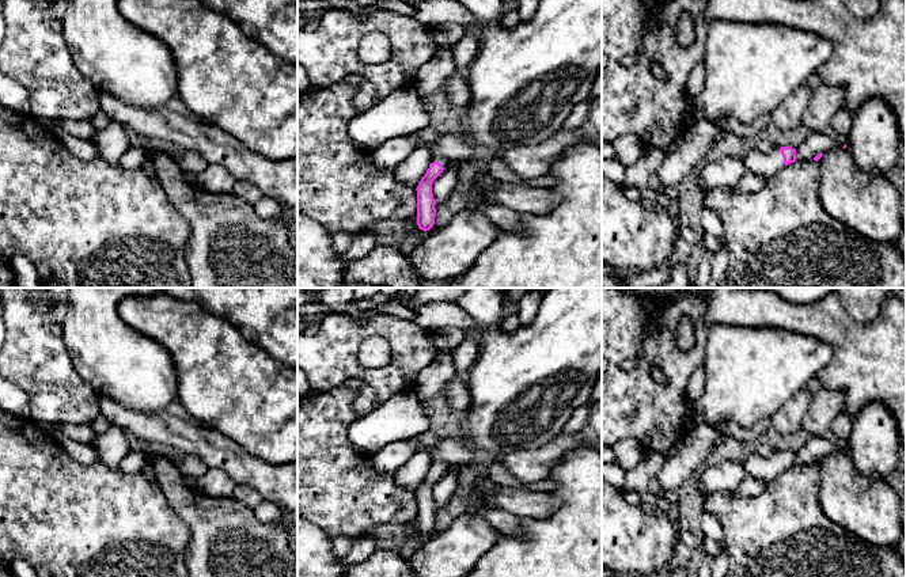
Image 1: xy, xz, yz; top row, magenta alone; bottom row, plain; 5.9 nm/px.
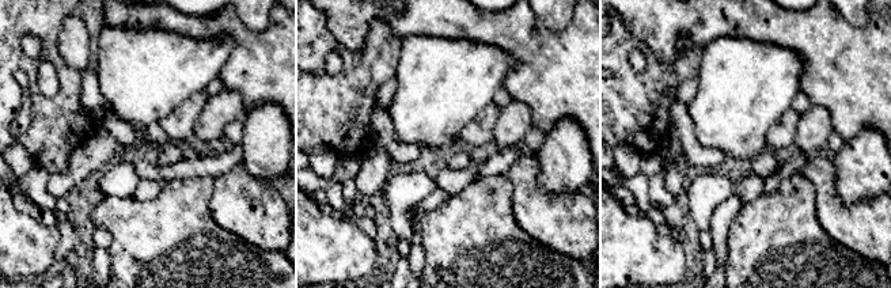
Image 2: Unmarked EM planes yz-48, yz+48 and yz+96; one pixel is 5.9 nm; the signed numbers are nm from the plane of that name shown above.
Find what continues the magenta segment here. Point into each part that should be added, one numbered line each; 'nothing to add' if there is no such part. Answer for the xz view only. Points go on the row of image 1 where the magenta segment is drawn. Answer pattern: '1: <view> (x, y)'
1: xz (435, 155)

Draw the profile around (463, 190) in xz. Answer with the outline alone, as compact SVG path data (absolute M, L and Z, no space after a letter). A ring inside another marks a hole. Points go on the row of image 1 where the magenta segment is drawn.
M465 164L458 171L458 181L452 193L436 209L435 224L429 231L420 229L417 223L410 225L407 220L378 220L363 234L371 234L374 236L387 234L391 236L395 235L398 239L406 239L406 234L412 232L418 240L421 240L444 227L456 213L466 208L474 196L475 185L477 171L474 166Z

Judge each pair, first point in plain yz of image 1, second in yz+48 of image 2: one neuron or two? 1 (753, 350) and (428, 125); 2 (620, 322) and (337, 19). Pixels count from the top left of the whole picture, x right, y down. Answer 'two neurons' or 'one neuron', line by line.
1: one neuron
2: two neurons

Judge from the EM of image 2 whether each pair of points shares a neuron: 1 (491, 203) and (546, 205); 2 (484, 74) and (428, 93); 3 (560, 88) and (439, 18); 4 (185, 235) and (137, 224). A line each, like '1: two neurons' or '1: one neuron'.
1: two neurons
2: one neuron
3: one neuron
4: one neuron

